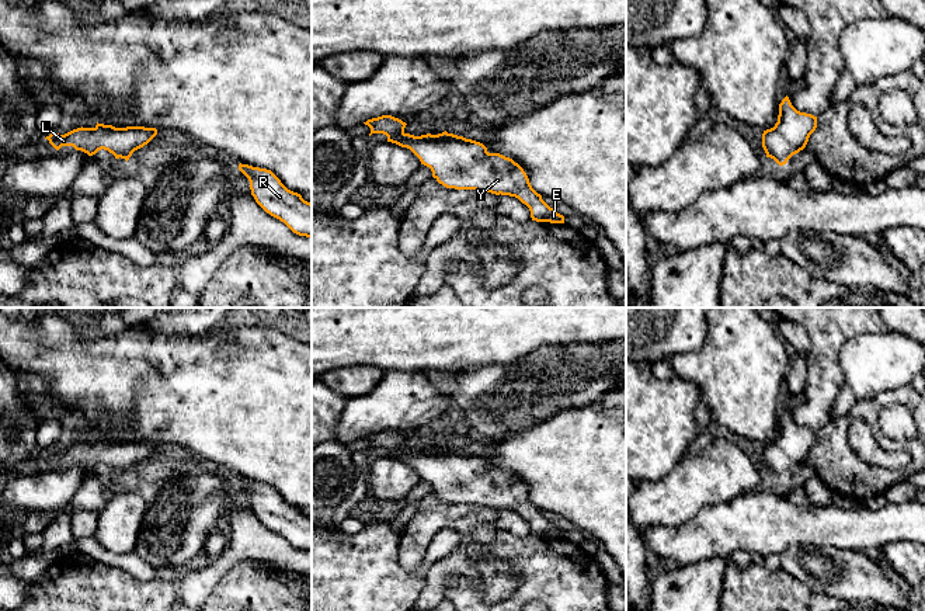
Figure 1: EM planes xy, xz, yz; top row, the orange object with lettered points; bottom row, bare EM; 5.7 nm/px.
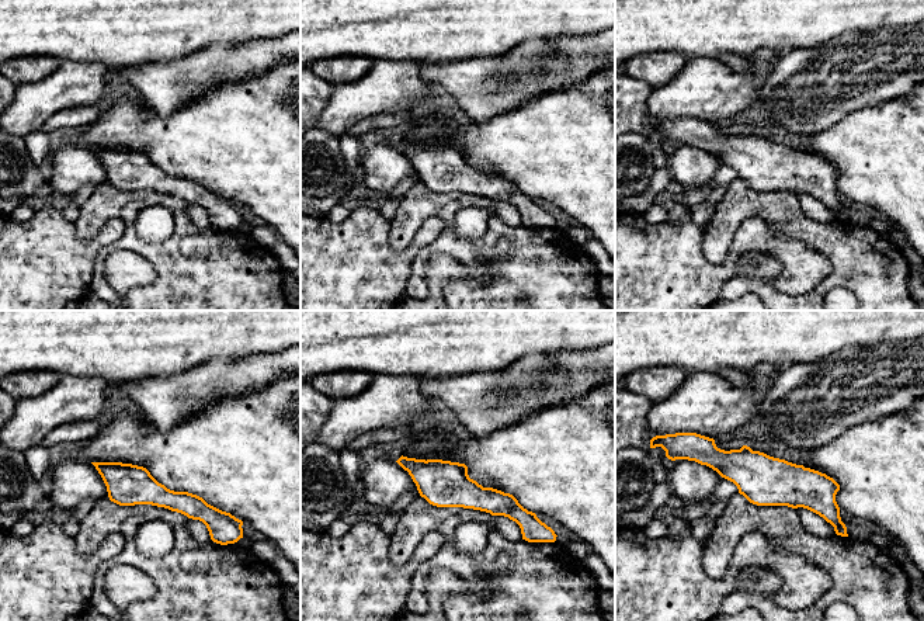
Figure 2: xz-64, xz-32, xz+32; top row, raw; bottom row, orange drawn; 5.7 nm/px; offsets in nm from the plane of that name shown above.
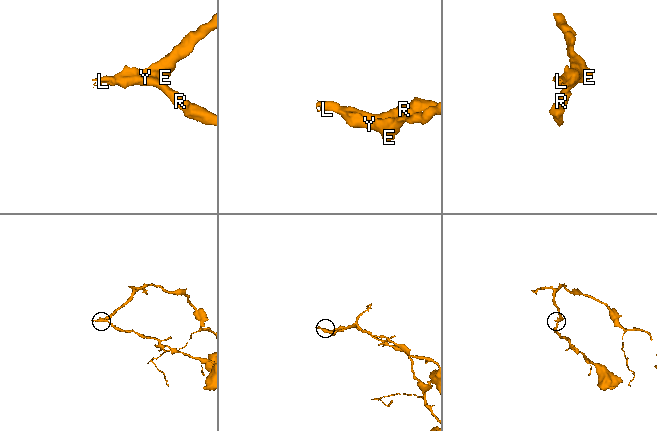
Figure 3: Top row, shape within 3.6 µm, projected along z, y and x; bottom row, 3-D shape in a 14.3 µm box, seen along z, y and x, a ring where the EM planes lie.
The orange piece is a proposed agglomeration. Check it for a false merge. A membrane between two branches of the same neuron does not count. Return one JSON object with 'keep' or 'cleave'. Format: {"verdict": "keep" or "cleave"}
{"verdict": "keep"}

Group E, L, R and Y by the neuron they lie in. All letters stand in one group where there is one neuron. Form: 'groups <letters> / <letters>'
groups E L R Y

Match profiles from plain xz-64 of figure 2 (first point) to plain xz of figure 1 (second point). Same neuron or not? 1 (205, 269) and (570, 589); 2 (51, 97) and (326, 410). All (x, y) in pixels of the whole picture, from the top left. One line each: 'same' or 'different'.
1: same
2: different

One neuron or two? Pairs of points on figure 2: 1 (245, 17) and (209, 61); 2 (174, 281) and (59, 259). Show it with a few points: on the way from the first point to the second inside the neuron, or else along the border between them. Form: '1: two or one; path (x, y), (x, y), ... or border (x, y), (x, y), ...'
1: two; border (257, 38), (236, 42), (214, 42), (193, 51)
2: two; border (114, 240), (96, 256), (89, 288)

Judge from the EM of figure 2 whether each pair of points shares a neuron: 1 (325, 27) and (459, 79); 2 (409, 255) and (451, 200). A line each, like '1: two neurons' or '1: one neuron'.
1: two neurons
2: two neurons

